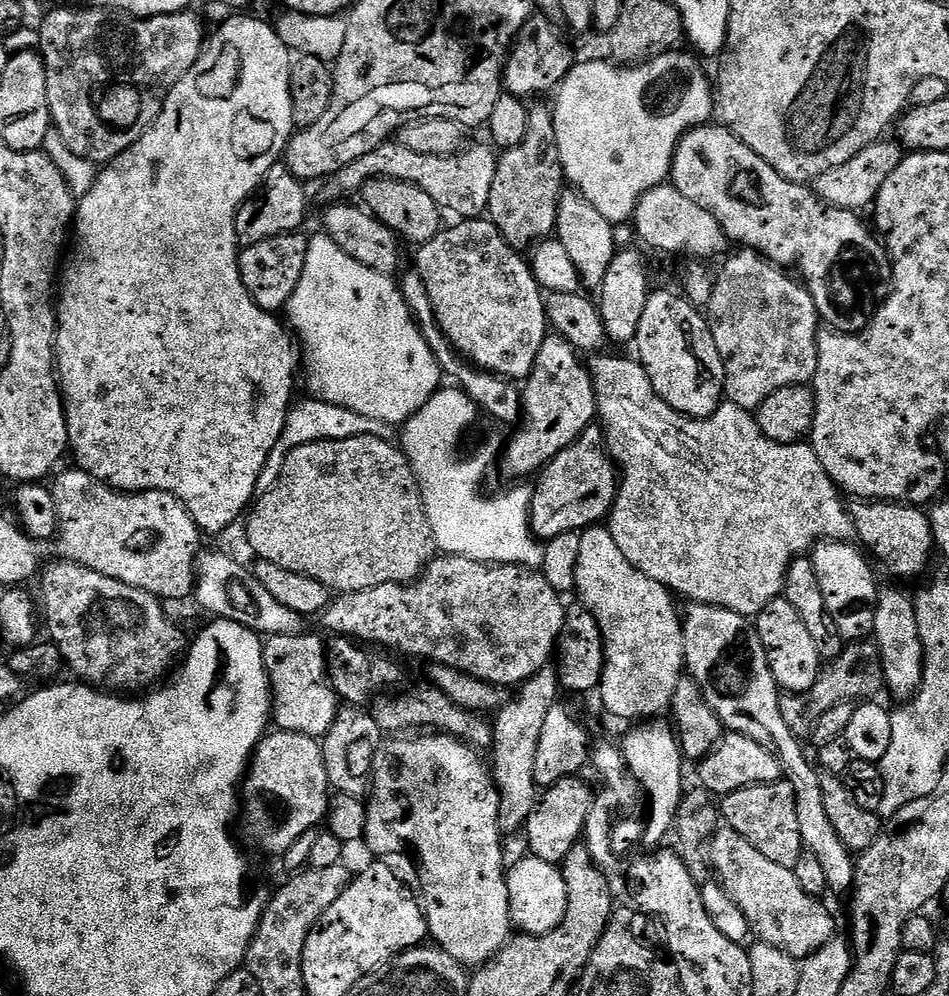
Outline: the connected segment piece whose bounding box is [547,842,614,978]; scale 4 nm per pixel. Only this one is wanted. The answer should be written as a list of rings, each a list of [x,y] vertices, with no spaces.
[[[578,842],[561,859],[560,871],[565,882],[567,908],[563,921],[547,934],[547,936],[564,936],[564,940],[568,940],[568,948],[572,948],[572,952],[568,952],[568,956],[564,956],[564,964],[560,964],[560,968],[556,968],[559,978],[562,978],[571,968],[575,968],[575,966],[580,968],[589,963],[590,955],[614,911],[614,903],[612,904],[611,894],[606,891],[604,876],[591,865],[592,856],[583,844]]]

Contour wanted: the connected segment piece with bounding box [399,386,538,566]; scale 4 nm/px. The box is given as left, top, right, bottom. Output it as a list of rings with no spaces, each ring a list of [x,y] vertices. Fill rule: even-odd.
[[[444,386],[433,392],[428,401],[402,425],[404,433],[401,434],[399,443],[407,463],[412,463],[412,472],[416,475],[420,496],[424,499],[424,512],[428,515],[429,526],[432,527],[432,536],[440,547],[439,551],[449,556],[465,556],[480,564],[531,565],[531,560],[538,556],[538,542],[532,535],[528,519],[532,488],[512,488],[509,492],[498,493],[497,496],[479,496],[476,493],[475,470],[456,457],[456,447],[459,446],[464,431],[475,422],[476,412],[478,413],[478,406],[469,398],[467,392],[456,386]]]

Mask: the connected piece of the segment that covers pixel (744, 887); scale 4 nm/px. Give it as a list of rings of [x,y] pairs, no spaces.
[[[731,830],[719,831],[712,837],[706,855],[727,899],[740,908],[761,943],[777,948],[785,957],[793,956],[796,962],[803,962],[833,939],[831,918],[824,913],[819,899],[803,892],[801,877],[793,869],[772,862],[750,841]]]

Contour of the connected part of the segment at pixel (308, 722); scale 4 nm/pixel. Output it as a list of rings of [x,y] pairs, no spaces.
[[[308,634],[273,635],[263,645],[263,649],[264,666],[268,670],[270,692],[274,697],[275,727],[313,738],[327,736],[341,711],[342,701],[336,695],[328,677],[325,641]]]

